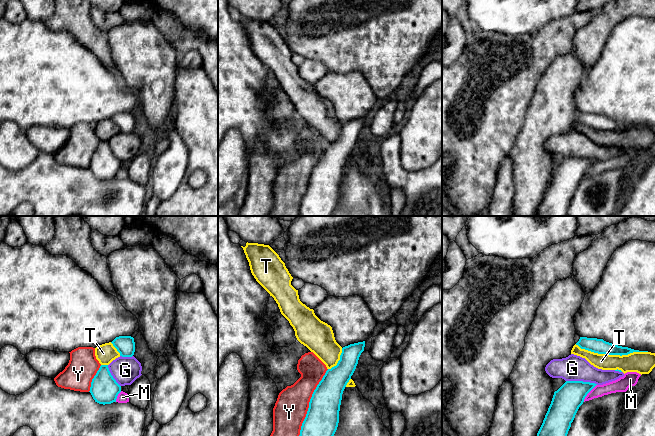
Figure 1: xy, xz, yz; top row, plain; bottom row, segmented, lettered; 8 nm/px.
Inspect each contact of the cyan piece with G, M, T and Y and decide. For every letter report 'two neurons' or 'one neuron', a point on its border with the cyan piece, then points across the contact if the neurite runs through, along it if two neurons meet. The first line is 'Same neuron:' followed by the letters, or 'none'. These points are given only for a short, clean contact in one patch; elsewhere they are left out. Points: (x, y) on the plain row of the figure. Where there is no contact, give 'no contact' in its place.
Same neuron: none
G: two neurons; contact yz (582, 157)
M: two neurons; contact yz (588, 168)
T: two neurons; contact yz (611, 130)
Y: two neurons; contact xz (309, 180)

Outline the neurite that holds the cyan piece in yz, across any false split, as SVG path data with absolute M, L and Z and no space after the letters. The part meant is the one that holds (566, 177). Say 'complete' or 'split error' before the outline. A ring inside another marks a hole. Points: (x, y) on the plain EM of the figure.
complete; M566 157L554 168L535 216L567 216L568 207L579 183L596 161L583 157Z

